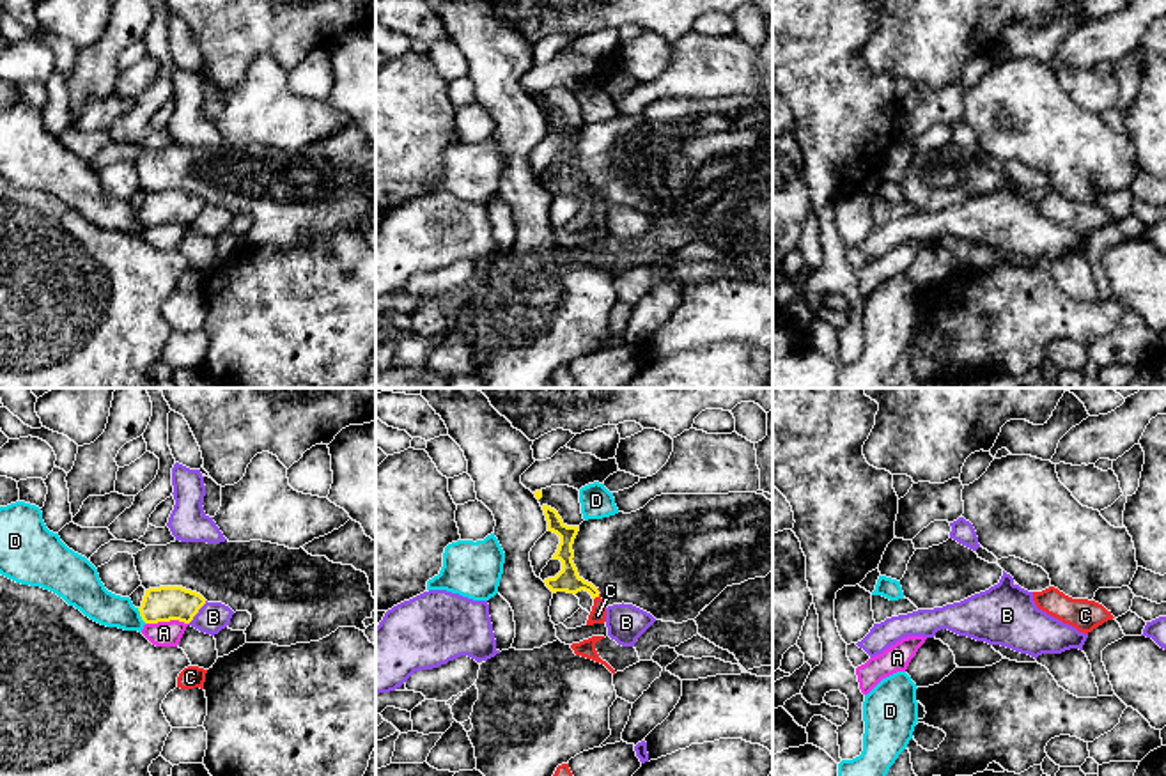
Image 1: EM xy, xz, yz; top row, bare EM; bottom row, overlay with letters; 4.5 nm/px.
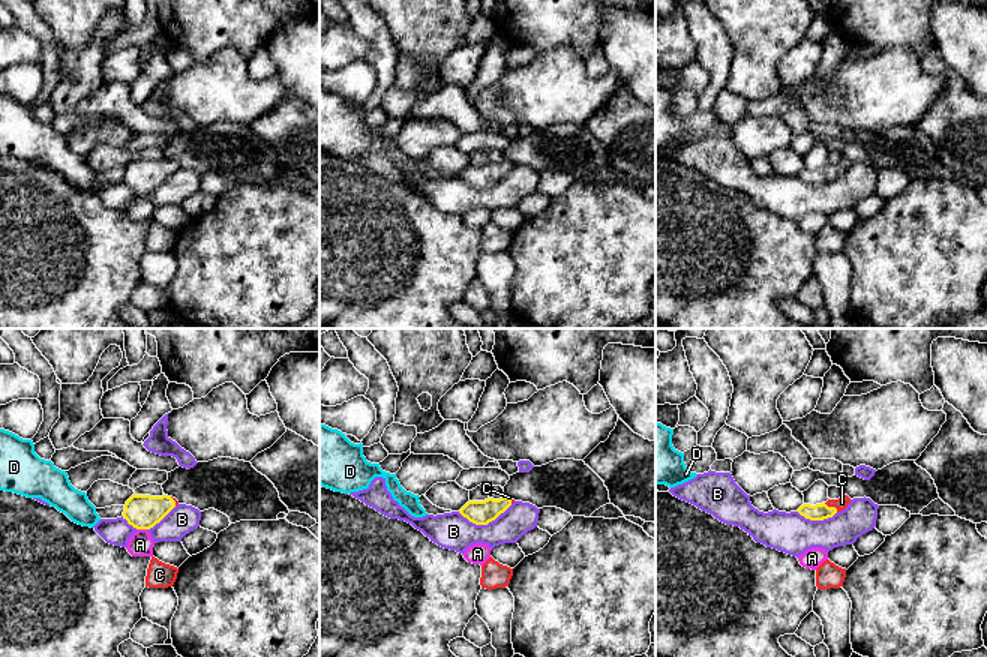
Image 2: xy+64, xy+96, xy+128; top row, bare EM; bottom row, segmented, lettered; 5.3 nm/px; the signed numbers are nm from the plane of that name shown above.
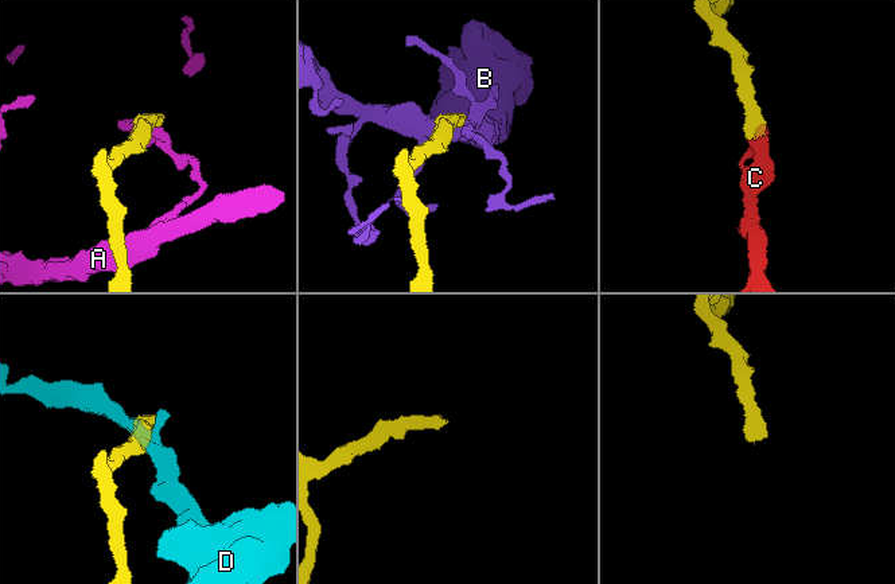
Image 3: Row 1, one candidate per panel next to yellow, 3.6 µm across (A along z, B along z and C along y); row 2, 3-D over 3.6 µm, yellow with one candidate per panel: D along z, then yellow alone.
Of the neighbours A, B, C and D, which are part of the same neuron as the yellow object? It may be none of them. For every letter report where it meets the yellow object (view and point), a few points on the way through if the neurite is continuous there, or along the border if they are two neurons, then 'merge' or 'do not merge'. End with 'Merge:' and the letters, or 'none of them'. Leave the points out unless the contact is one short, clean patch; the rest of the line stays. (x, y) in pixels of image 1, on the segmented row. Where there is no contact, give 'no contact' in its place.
A: xy (165, 620) | do not merge
B: xy (197, 612) | do not merge
C: xz (596, 596) | across xz (567, 580), (585, 585), (596, 596), (598, 615) | merge
D: xy (140, 615) | do not merge
Merge: C

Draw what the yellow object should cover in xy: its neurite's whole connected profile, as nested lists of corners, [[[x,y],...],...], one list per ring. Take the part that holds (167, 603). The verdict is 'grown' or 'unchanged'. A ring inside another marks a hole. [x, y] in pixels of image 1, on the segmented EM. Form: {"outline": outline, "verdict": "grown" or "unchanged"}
{"outline": [[[159,586],[145,590],[140,617],[145,624],[179,620],[190,624],[206,599],[183,586]]], "verdict": "unchanged"}

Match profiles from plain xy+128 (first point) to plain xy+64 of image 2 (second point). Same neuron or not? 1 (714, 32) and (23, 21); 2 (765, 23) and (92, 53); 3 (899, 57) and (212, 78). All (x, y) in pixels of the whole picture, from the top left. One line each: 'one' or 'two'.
1: one
2: two
3: one

